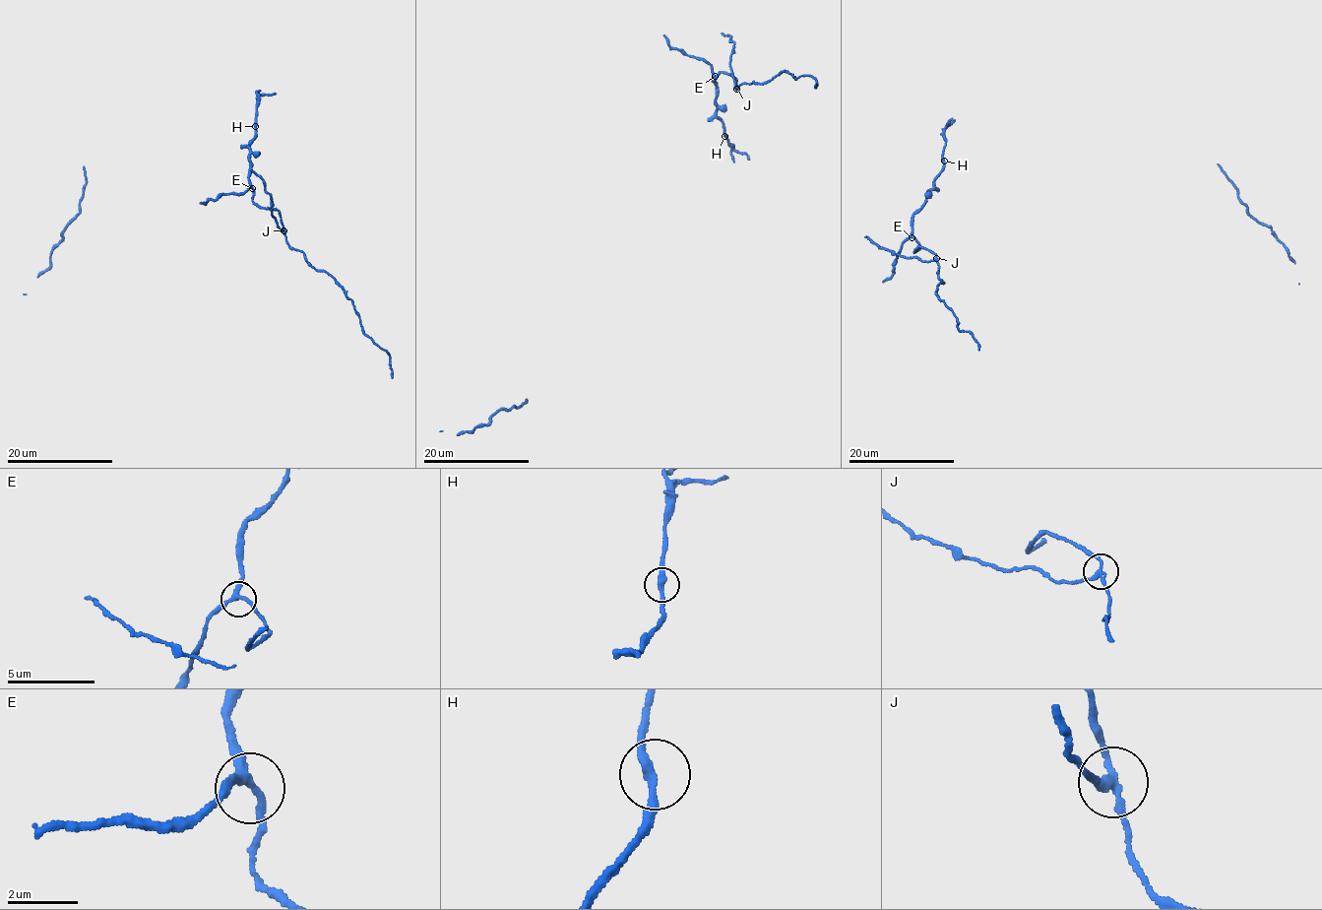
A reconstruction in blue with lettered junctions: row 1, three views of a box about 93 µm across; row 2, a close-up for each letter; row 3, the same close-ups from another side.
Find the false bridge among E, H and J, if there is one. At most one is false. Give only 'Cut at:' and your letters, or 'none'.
Cut at: J

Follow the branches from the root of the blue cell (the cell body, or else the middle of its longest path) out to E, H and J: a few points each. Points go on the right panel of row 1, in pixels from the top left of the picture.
E: (944, 140), (944, 168), (927, 192), (923, 206), (912, 220), (912, 237)
H: (944, 140), (944, 161)
J: (944, 140), (944, 168), (912, 220), (912, 236), (920, 246), (913, 251), (923, 246), (936, 258)

